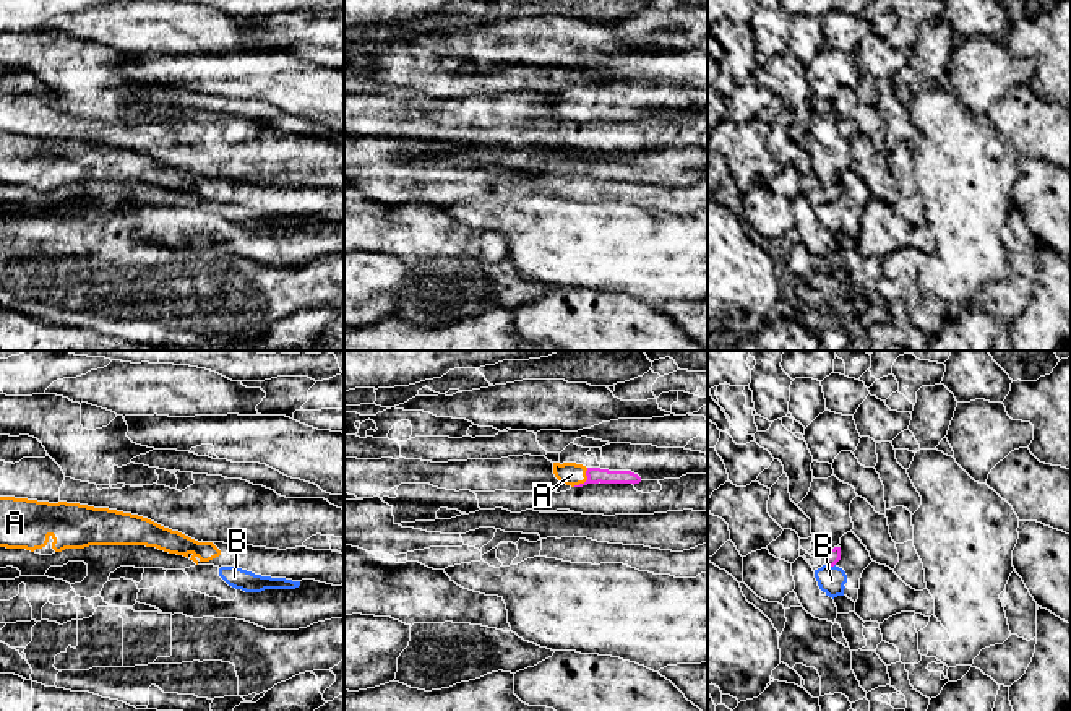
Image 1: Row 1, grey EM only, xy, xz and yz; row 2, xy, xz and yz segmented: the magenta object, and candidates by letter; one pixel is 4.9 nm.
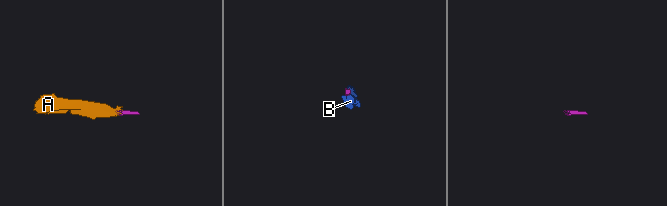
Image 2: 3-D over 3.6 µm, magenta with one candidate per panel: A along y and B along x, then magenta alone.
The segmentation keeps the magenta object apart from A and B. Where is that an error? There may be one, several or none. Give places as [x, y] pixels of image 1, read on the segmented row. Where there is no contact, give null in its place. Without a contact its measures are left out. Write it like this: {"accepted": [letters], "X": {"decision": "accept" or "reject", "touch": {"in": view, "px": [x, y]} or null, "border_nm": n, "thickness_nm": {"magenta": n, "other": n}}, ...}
{"accepted": ["A"], "A": {"decision": "accept", "touch": {"in": "xz", "px": [586, 481]}, "border_nm": 120, "thickness_nm": {"magenta": 80, "other": 110}}, "B": {"decision": "reject", "touch": {"in": "yz", "px": [831, 565]}, "border_nm": 50, "thickness_nm": {"magenta": 80, "other": 140}}}

